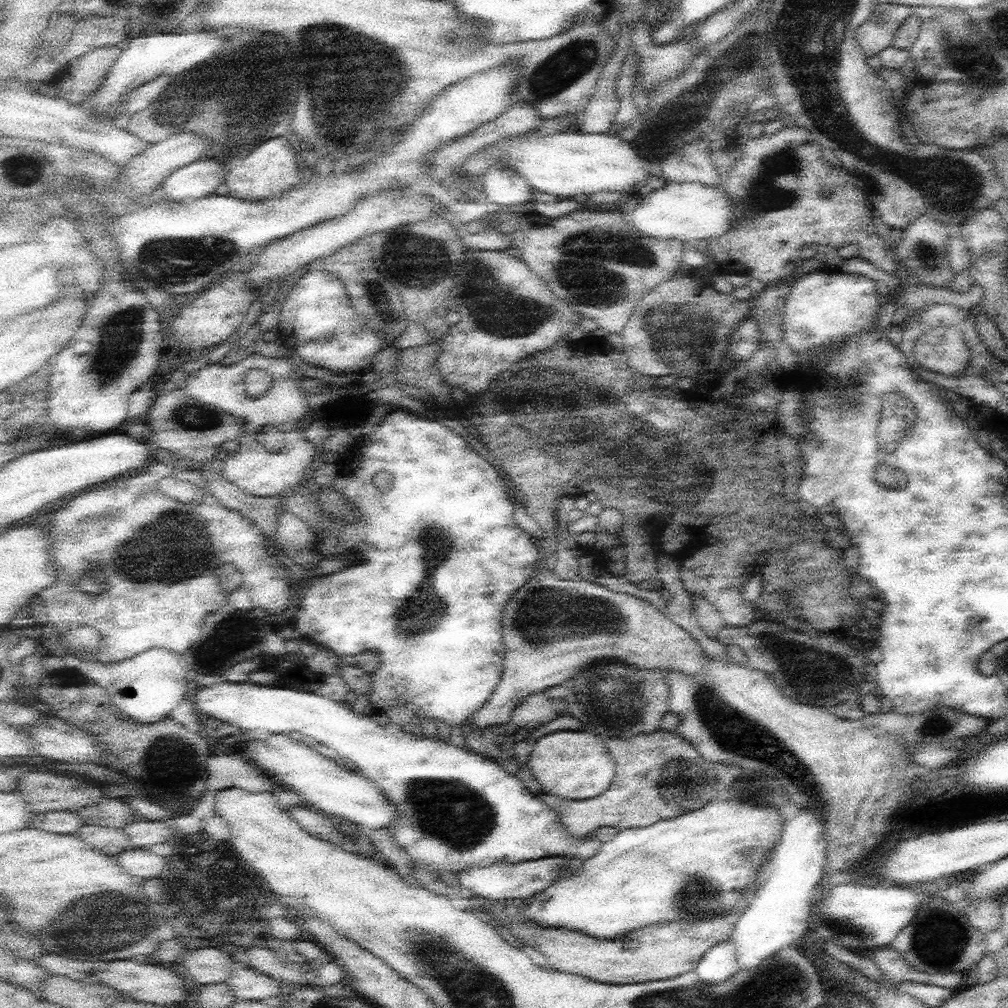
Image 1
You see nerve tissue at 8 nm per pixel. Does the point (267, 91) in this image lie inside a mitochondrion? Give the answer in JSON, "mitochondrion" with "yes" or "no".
{"mitochondrion":"no"}

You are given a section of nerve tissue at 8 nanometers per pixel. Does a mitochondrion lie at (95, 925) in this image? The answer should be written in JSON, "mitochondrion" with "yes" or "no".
{"mitochondrion":"yes"}

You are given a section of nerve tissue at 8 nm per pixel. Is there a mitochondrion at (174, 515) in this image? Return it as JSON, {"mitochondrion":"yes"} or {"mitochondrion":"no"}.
{"mitochondrion":"no"}

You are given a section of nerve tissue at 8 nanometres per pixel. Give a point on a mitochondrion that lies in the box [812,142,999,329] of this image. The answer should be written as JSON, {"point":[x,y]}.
{"point":[926,256]}

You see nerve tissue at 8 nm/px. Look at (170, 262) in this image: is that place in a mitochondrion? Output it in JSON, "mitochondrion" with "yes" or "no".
{"mitochondrion":"yes"}

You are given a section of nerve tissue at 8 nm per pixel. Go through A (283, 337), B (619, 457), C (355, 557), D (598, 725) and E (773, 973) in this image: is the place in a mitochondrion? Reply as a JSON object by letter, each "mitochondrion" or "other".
{"A":"other","B":"mitochondrion","C":"other","D":"other","E":"mitochondrion"}

